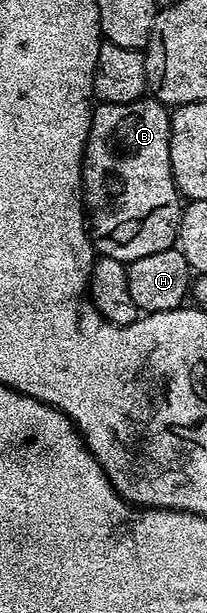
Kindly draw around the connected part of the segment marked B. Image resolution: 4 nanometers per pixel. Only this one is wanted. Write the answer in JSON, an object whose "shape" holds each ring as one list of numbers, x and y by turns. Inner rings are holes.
{"shape":[[141,98,134,102,121,104,97,103,92,110,92,121,84,147,84,207,87,209,86,220,90,225,92,243,100,256,109,256,115,260,131,262,138,258,146,258,146,254,158,254,162,250,173,247,177,243,180,231,180,213,182,211,182,197,176,190,176,183,172,177,170,166,170,134,172,122,170,112,165,105,155,98]]}

